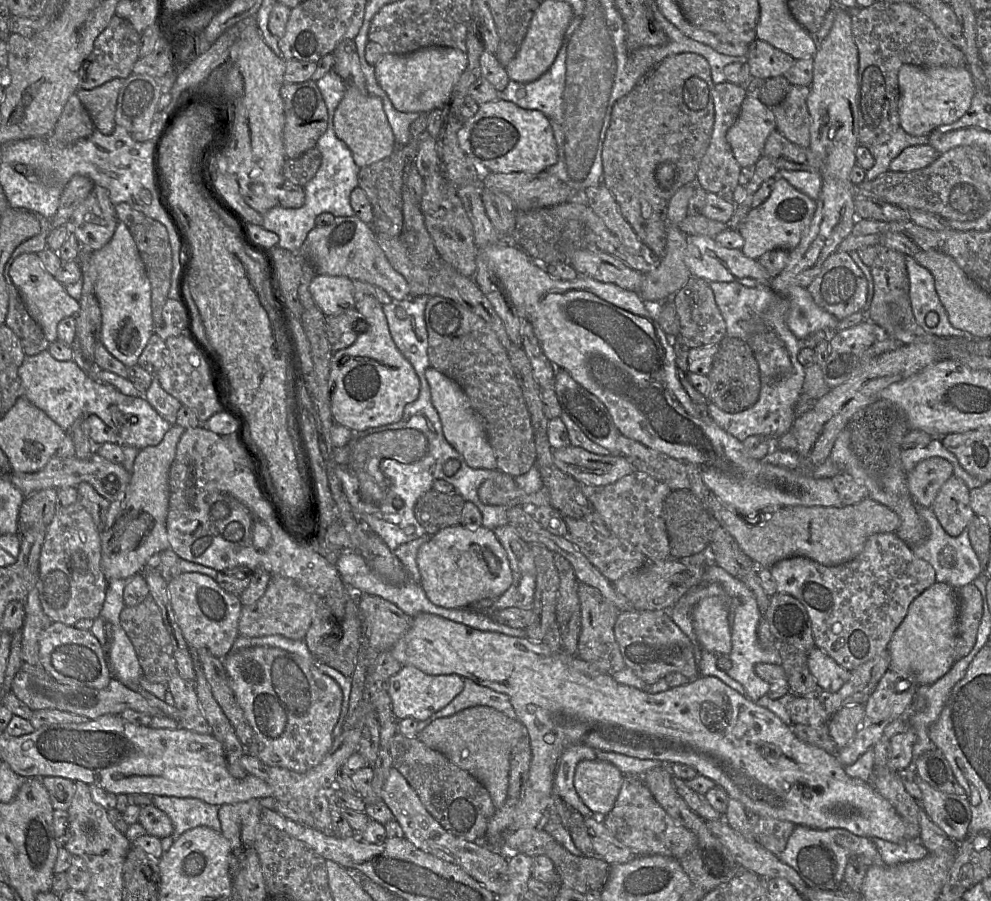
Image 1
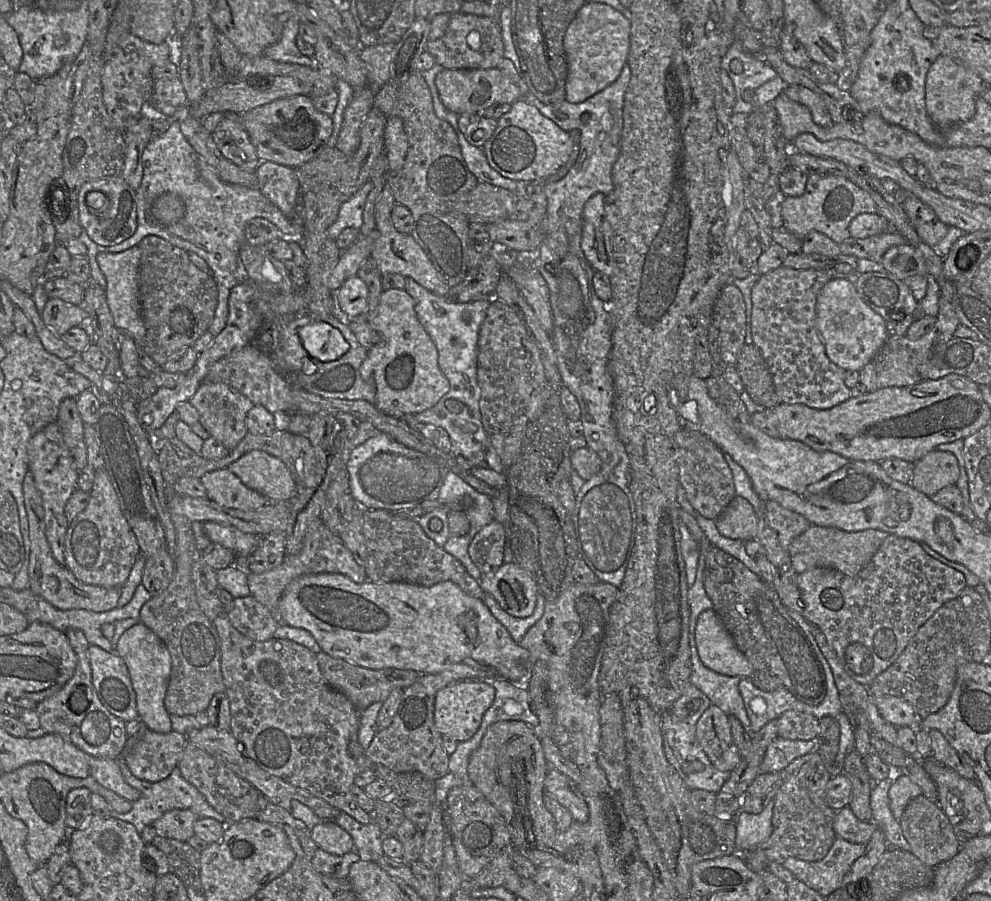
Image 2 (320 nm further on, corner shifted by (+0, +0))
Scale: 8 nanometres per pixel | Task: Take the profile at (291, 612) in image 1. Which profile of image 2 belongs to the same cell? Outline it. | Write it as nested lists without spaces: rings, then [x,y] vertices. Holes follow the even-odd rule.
[[[321,520],[310,525],[303,548],[298,554],[285,556],[282,563],[272,570],[260,574],[248,573],[247,582],[251,595],[269,609],[279,625],[287,625],[282,621],[278,608],[285,588],[301,576],[319,573],[340,573],[356,583],[368,581],[366,569],[357,563],[341,537],[333,533]]]

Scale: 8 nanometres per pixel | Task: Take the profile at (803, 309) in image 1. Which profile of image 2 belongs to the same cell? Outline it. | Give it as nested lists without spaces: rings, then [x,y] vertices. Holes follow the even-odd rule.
[[[834,278],[818,294],[817,329],[828,358],[844,370],[860,371],[876,356],[889,338],[886,322],[859,297],[853,280]]]

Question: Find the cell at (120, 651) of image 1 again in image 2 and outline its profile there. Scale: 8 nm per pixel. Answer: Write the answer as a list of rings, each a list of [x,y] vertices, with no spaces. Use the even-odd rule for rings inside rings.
[[[141,622],[126,630],[116,644],[117,654],[124,660],[136,694],[138,719],[150,729],[159,733],[172,731],[169,713],[164,705],[169,676],[171,656],[164,642]]]

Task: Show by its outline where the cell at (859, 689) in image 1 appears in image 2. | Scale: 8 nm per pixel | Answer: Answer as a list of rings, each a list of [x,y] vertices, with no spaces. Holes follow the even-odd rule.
[[[813,751],[796,758],[780,772],[782,784],[773,800],[771,836],[749,852],[738,852],[753,872],[766,871],[770,863],[782,864],[789,857],[809,862],[820,861],[831,849],[837,837],[833,829],[833,820],[813,803],[807,790],[808,773],[820,760],[819,752]]]

